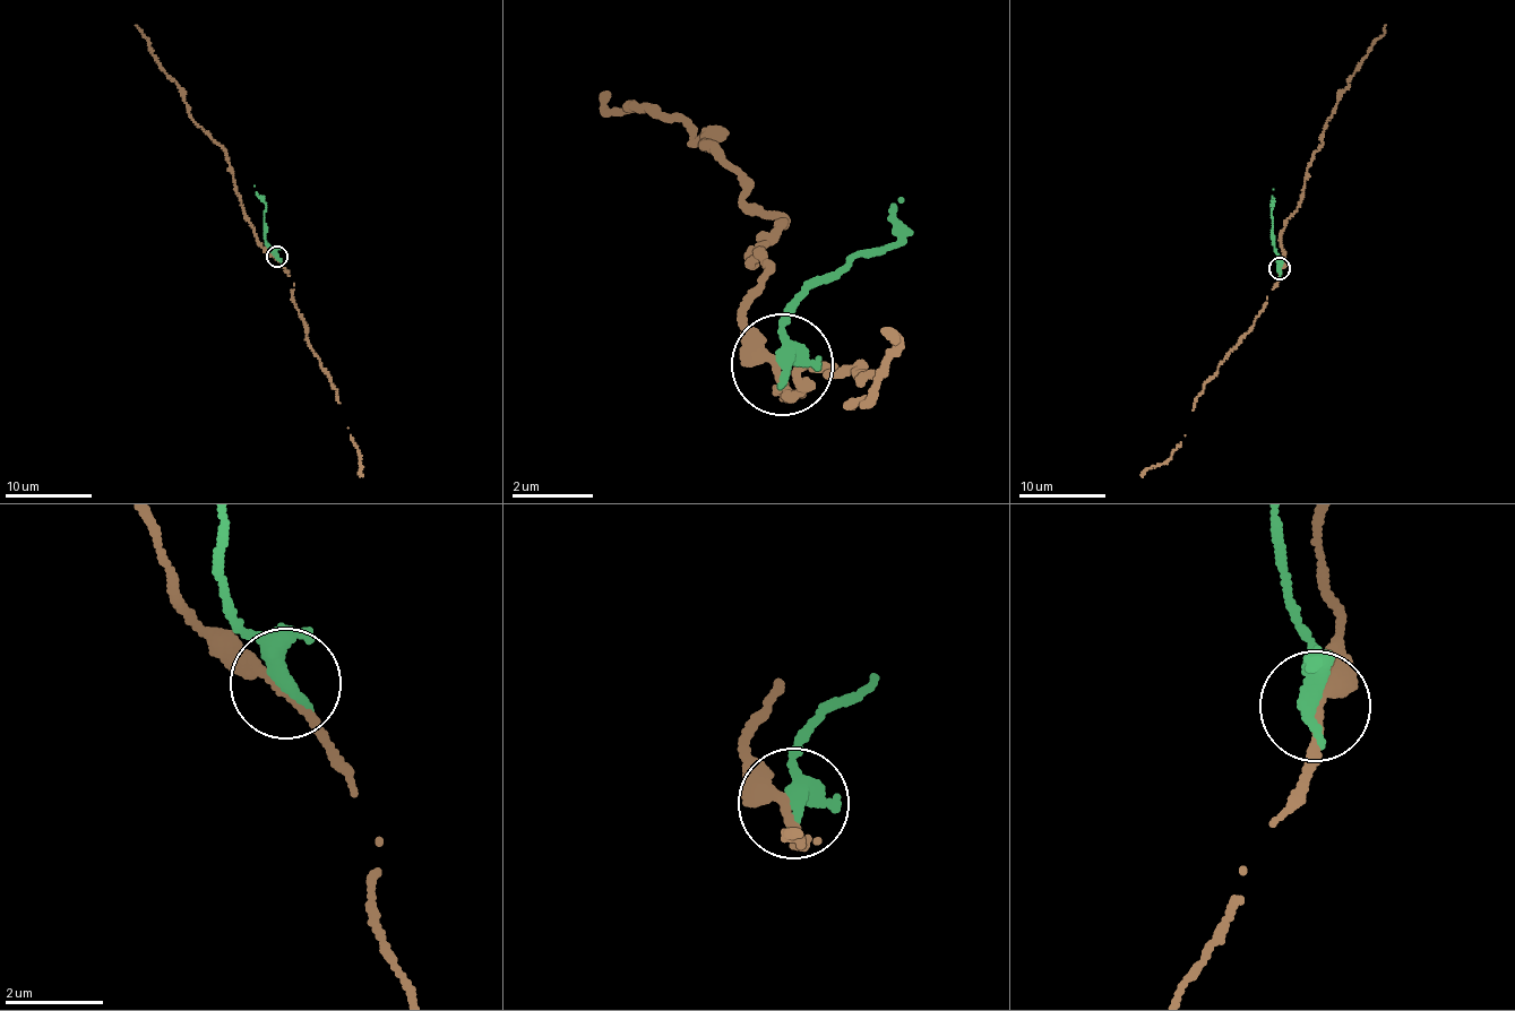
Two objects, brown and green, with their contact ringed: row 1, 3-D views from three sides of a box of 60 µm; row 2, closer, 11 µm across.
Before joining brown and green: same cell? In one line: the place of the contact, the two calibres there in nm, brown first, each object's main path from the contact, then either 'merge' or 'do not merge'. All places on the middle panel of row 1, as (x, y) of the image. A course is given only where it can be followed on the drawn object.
place (782, 364); calibres 190 and 320 nm; course brown (778, 366), (755, 356), (741, 302), (788, 218), (743, 205), (713, 141), (651, 104), (608, 114), (597, 93); course green (778, 366), (794, 360), (801, 292), (905, 242), (892, 208), (904, 197); do not merge

